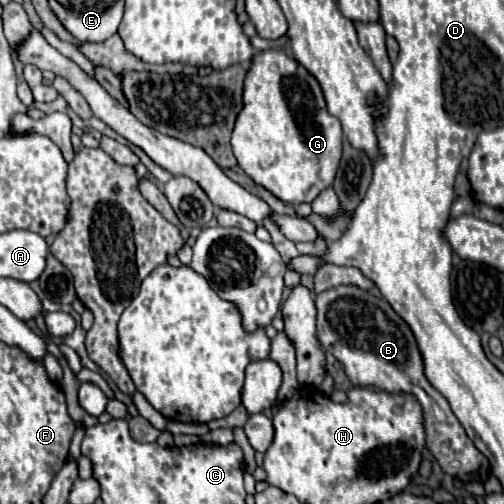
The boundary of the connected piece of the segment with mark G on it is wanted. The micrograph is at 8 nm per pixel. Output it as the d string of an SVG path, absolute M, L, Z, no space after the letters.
M283 49L257 51L245 75L243 109L237 115L235 129L231 135L231 145L239 167L255 183L261 183L281 201L289 205L297 205L303 201L311 203L325 187L331 187L341 159L341 143L341 123L337 117L329 115L317 79Z

